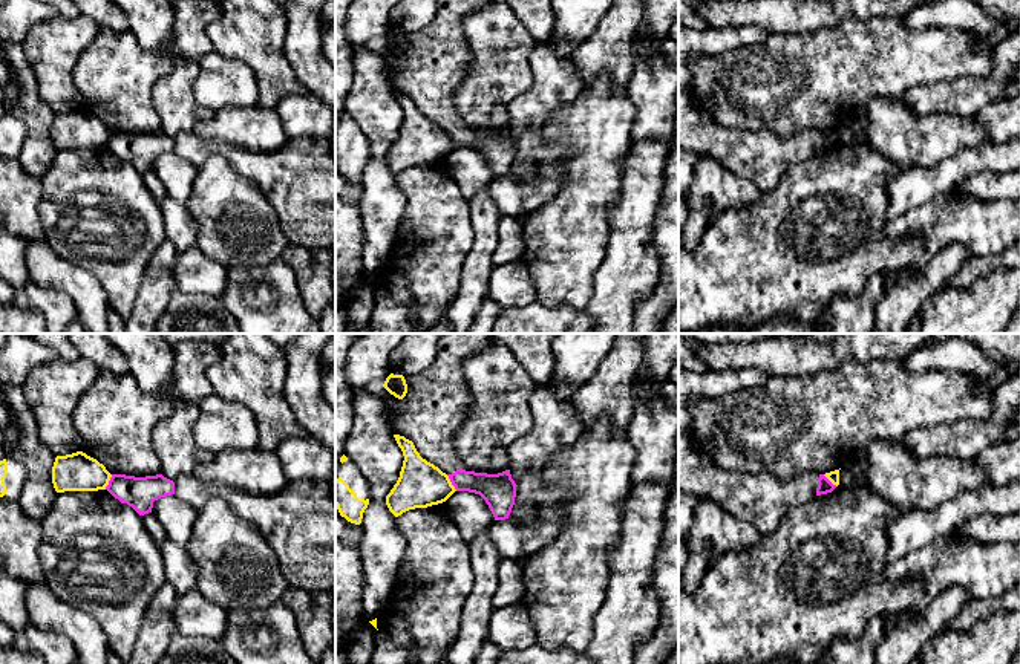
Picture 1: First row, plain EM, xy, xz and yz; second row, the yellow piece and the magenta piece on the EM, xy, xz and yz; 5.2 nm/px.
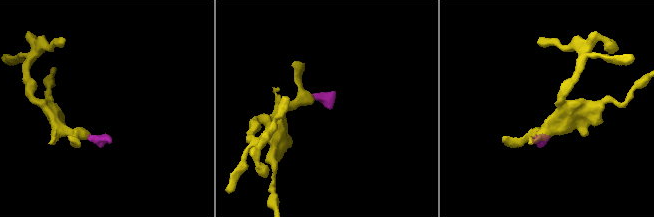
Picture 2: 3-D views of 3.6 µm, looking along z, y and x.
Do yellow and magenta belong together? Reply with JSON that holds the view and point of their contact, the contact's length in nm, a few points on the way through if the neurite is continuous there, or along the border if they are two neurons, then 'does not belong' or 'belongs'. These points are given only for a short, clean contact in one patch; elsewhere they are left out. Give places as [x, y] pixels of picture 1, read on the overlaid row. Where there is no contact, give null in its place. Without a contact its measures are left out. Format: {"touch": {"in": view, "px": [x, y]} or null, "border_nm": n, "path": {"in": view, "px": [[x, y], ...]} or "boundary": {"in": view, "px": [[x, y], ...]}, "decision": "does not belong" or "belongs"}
{"touch": {"in": "xz", "px": [451, 482]}, "border_nm": 110, "boundary": {"in": "xz", "px": [[446, 475], [457, 490]]}, "decision": "does not belong"}

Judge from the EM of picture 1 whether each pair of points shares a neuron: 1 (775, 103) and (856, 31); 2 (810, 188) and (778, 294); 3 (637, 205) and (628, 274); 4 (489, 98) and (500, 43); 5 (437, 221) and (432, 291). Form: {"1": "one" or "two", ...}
{"1": "one", "2": "one", "3": "one", "4": "one", "5": "one"}

